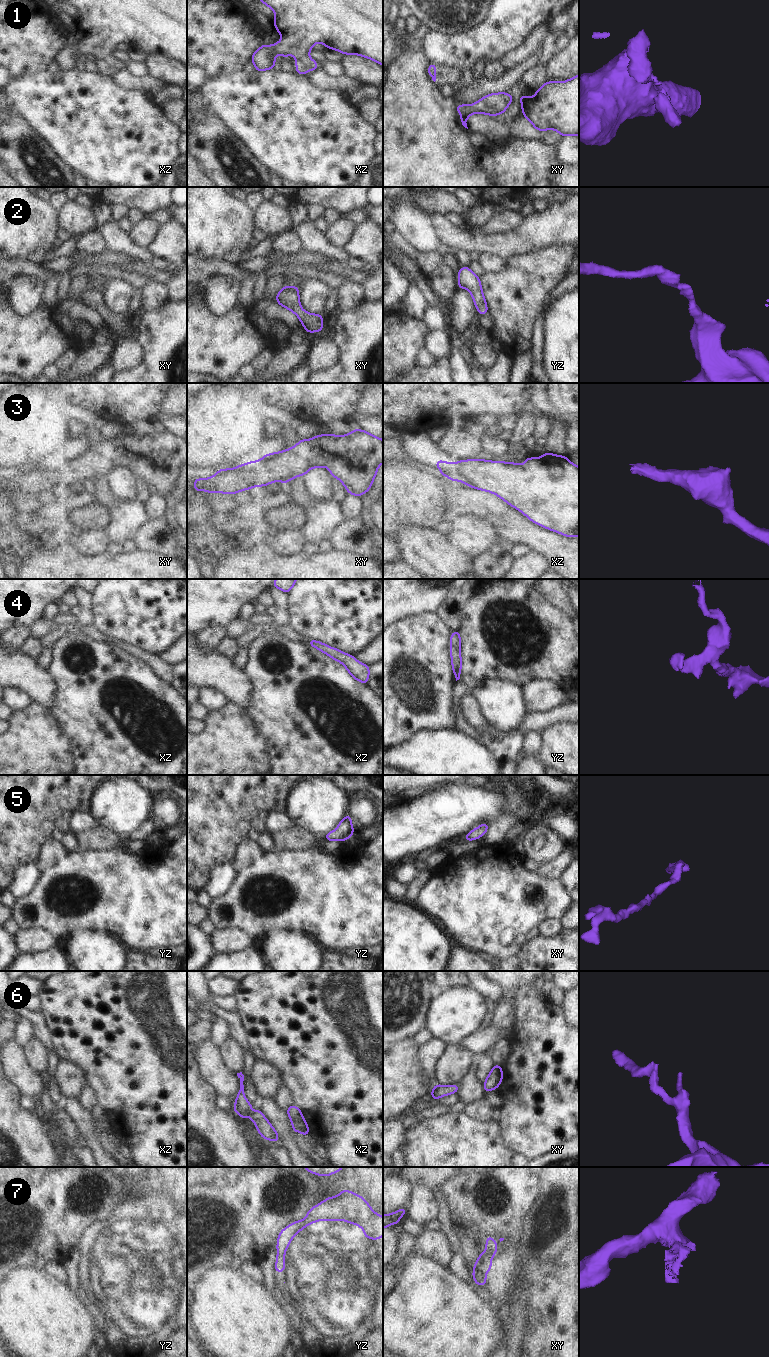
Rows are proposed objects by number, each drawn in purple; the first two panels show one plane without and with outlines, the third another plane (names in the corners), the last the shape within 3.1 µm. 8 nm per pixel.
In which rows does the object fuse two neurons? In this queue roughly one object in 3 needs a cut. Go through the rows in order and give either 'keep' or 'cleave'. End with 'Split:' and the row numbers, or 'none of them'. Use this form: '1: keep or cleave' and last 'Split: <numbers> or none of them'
1: keep
2: keep
3: keep
4: keep
5: keep
6: keep
7: keep
Split: none of them

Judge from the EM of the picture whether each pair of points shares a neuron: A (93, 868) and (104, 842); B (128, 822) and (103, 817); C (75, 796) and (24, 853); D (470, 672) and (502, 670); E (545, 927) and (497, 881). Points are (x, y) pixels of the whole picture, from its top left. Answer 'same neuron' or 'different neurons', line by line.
A: different neurons
B: same neuron
C: same neuron
D: same neuron
E: different neurons

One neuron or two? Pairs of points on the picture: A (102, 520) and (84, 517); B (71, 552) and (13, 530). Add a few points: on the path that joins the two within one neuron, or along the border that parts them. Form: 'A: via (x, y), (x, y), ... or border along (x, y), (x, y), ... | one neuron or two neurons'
A: via (98, 517), (88, 517) | one neuron
B: border along (72, 542), (68, 545), (43, 548), (33, 552) | two neurons

